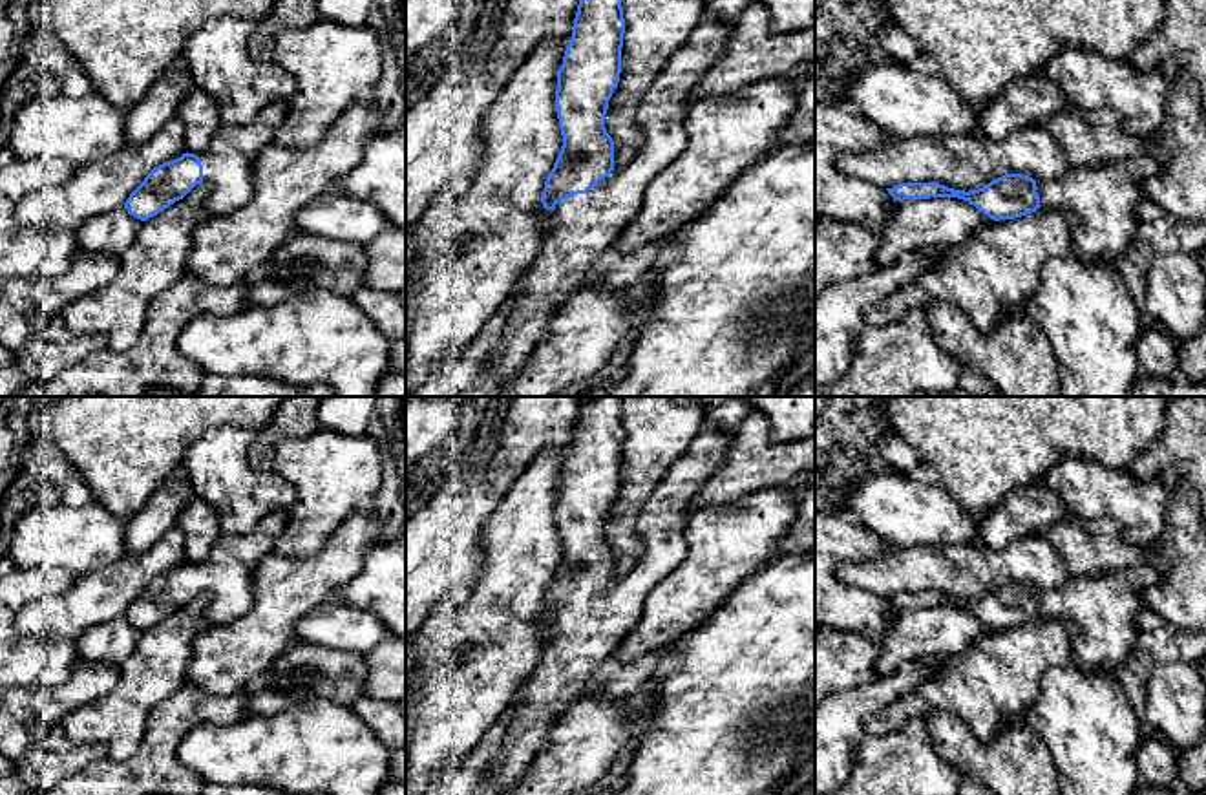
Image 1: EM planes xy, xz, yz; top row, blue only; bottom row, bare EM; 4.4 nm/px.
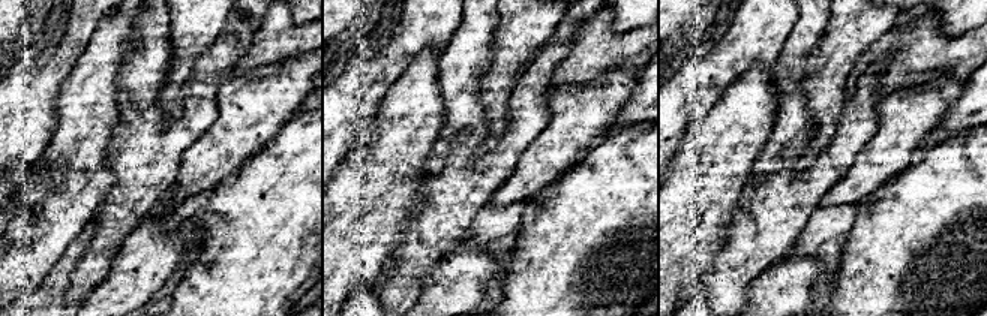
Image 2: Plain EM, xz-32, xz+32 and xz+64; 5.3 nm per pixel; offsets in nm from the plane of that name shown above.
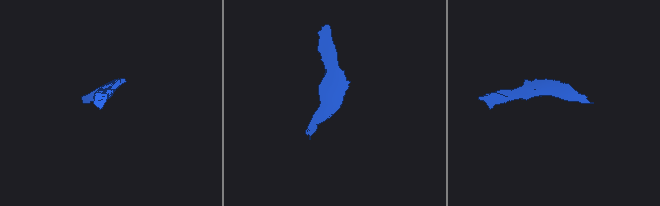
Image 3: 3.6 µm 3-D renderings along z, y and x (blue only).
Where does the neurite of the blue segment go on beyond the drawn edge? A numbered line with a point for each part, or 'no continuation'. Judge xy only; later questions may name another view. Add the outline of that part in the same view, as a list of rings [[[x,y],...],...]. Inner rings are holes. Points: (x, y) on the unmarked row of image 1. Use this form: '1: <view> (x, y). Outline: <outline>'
1: xy (227, 572). Outline: [[[267,514],[252,532],[221,534],[199,565],[203,592],[210,596],[203,612],[206,625],[230,625],[254,605],[256,565],[272,554],[283,534],[287,514]]]

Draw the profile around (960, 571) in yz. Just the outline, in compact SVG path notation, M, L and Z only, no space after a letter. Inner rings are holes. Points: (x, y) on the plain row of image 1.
M1031 535L1009 543L1003 550L983 543L890 546L879 557L839 565L837 578L881 598L939 592L968 601L1005 583L1054 588L1071 574L1045 537Z

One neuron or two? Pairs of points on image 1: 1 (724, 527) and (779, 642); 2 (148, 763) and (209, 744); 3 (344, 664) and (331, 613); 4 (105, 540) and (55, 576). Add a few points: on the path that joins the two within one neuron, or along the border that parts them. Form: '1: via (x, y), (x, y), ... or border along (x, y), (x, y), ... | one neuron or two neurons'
1: border along (772, 558), (717, 607) | two neurons
2: border along (203, 720), (176, 750), (176, 757), (196, 775) | two neurons
3: border along (298, 642), (340, 647), (362, 655) | two neurons
4: border along (21, 567), (61, 567), (74, 578) | two neurons

